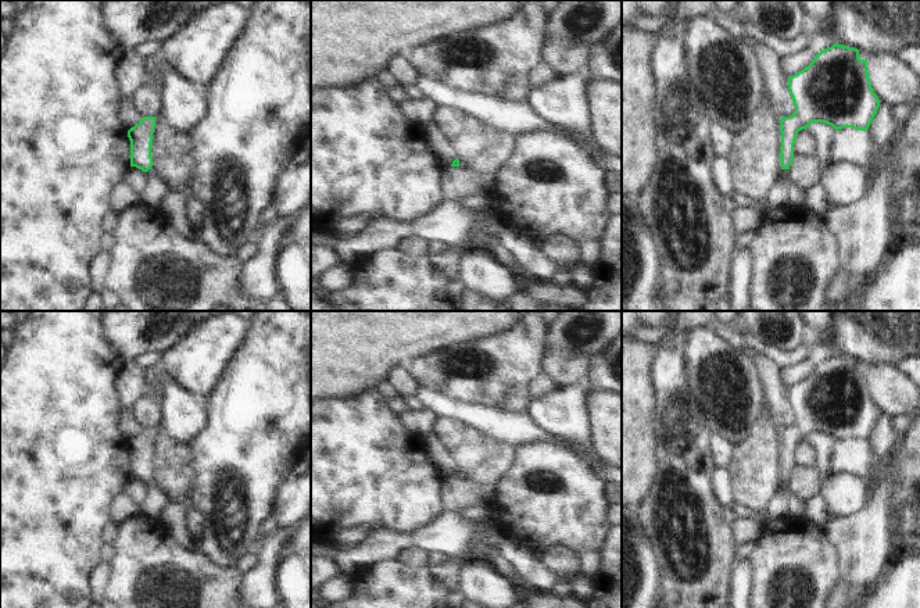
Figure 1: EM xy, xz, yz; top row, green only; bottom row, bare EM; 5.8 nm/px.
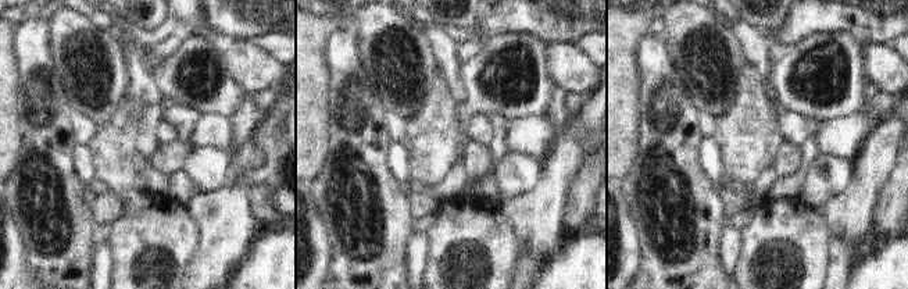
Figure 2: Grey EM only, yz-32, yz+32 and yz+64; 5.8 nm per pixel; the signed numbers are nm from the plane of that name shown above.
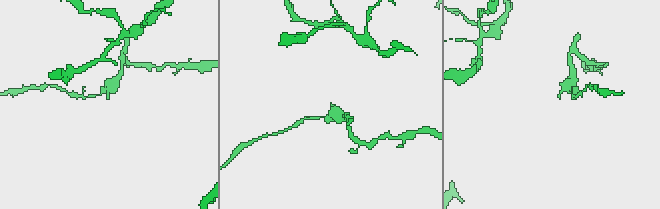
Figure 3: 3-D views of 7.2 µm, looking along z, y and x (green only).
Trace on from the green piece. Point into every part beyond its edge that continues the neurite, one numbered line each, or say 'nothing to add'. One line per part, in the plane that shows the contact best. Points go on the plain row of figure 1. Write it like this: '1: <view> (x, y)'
1: xy (156, 500)

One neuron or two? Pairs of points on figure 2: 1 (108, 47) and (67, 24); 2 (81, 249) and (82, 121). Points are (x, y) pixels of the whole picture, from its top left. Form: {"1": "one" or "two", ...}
{"1": "one", "2": "two"}

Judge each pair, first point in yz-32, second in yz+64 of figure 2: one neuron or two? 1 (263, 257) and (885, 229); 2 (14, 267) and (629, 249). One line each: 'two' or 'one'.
1: two
2: one

